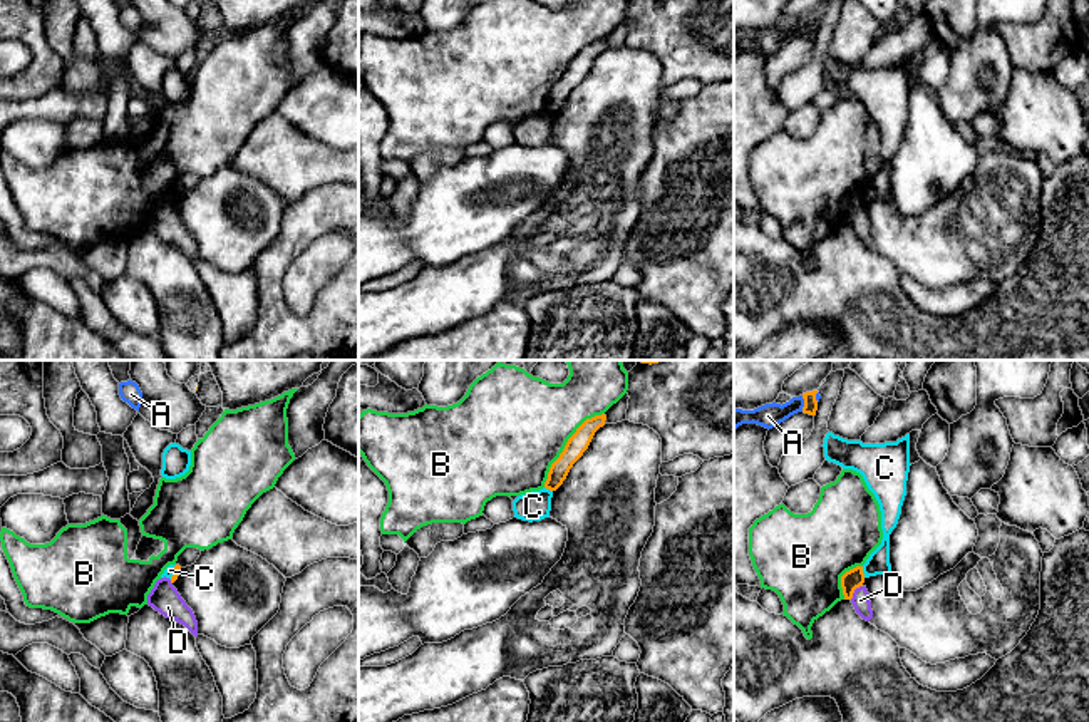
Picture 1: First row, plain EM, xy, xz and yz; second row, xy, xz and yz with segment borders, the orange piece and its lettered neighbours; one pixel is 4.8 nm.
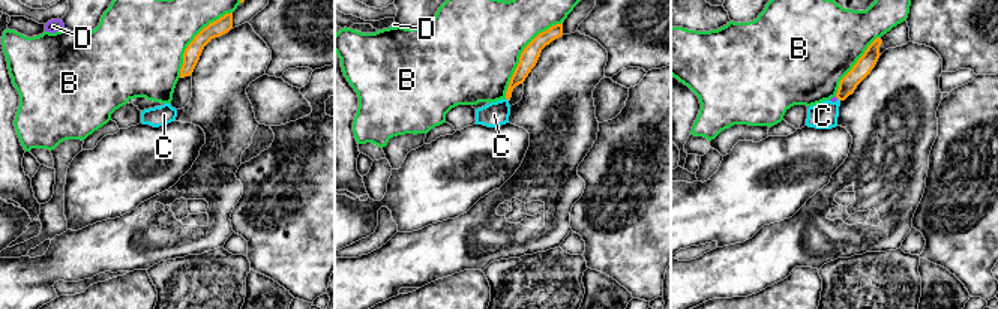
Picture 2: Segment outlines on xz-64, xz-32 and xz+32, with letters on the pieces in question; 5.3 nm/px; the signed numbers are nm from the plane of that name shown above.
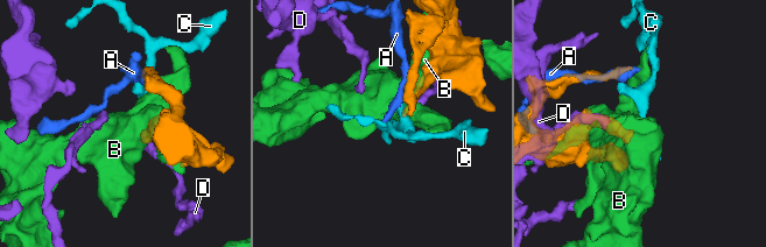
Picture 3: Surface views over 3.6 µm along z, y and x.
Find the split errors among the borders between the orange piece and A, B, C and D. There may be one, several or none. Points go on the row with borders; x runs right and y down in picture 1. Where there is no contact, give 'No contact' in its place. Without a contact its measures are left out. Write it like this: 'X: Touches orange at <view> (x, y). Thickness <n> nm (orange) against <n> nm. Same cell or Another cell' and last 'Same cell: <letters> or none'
A: Touches orange at yz (805, 404). Thickness 70 nm (orange) against 120 nm. Another cell
B: Touches orange at xz (567, 444). Thickness 100 nm (orange) against 480 nm. Another cell
C: Touches orange at yz (861, 572). Thickness 90 nm (orange) against 110 nm. Another cell
D: Touches orange at yz (853, 592). Thickness 90 nm (orange) against 90 nm. Another cell
Same cell: none

